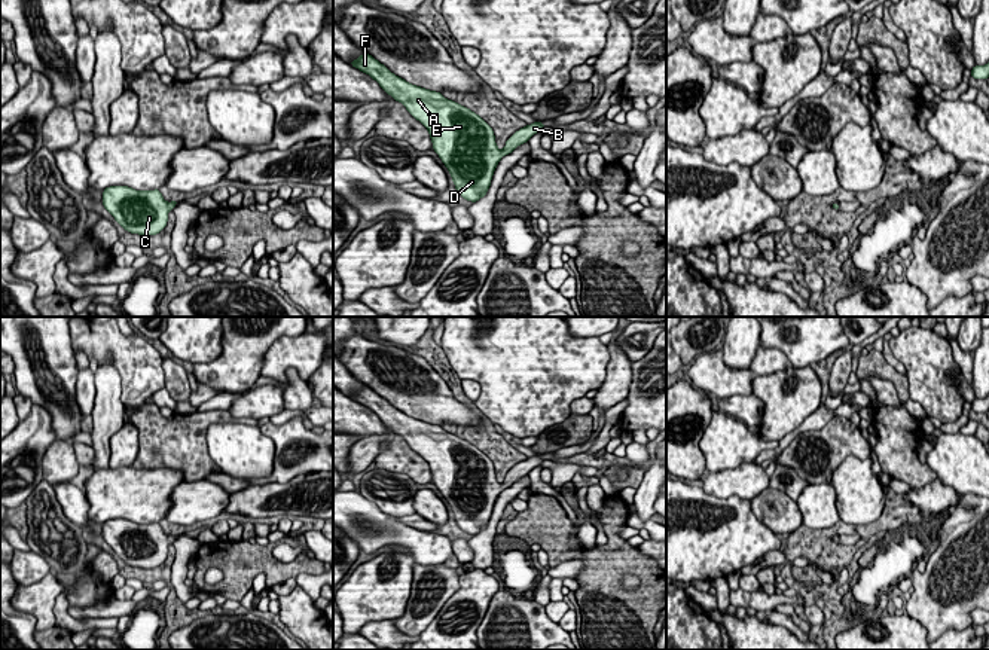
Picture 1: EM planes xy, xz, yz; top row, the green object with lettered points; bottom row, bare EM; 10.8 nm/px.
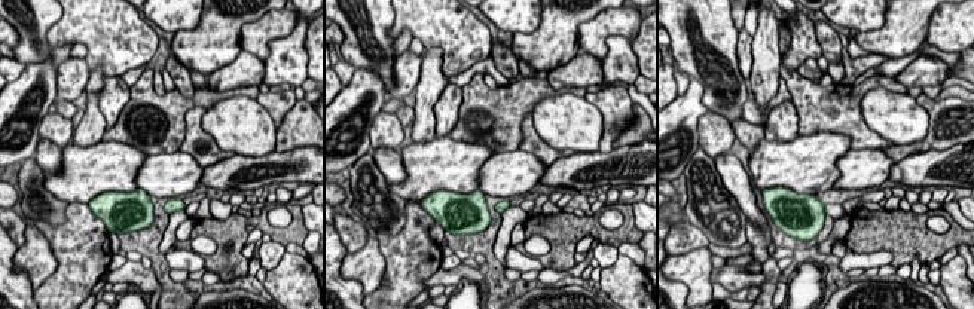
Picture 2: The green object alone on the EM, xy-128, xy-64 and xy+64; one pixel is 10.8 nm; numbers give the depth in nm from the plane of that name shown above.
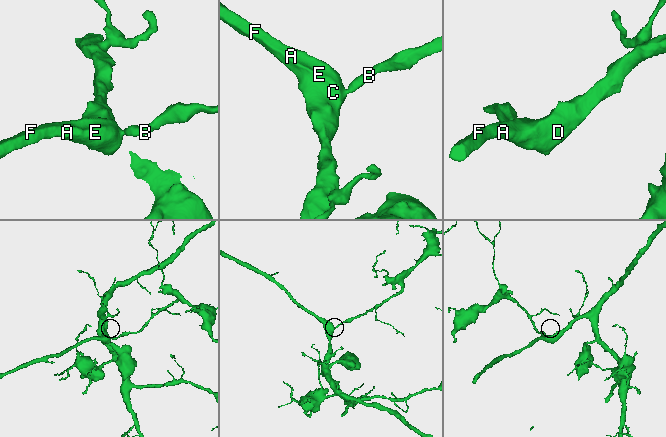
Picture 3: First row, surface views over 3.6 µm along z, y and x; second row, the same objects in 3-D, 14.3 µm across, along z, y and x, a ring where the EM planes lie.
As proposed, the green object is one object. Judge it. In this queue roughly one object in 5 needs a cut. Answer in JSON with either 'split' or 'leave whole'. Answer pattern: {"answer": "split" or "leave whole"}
{"answer": "leave whole"}

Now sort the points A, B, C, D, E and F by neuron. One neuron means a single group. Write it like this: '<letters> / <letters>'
A B C D E F

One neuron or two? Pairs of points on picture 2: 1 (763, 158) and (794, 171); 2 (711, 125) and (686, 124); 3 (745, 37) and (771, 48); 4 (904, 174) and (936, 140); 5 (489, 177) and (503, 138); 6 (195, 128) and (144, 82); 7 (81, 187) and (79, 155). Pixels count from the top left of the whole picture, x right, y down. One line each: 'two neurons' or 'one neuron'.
1: one neuron
2: two neurons
3: two neurons
4: two neurons
5: two neurons
6: two neurons
7: one neuron

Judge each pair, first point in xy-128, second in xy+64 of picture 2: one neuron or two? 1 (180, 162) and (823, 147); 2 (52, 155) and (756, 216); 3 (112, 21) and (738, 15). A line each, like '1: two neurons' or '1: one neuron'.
1: two neurons
2: one neuron
3: two neurons

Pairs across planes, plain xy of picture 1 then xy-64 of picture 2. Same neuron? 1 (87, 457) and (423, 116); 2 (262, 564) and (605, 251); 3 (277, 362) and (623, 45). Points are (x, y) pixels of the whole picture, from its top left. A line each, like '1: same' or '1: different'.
1: different
2: different
3: different

